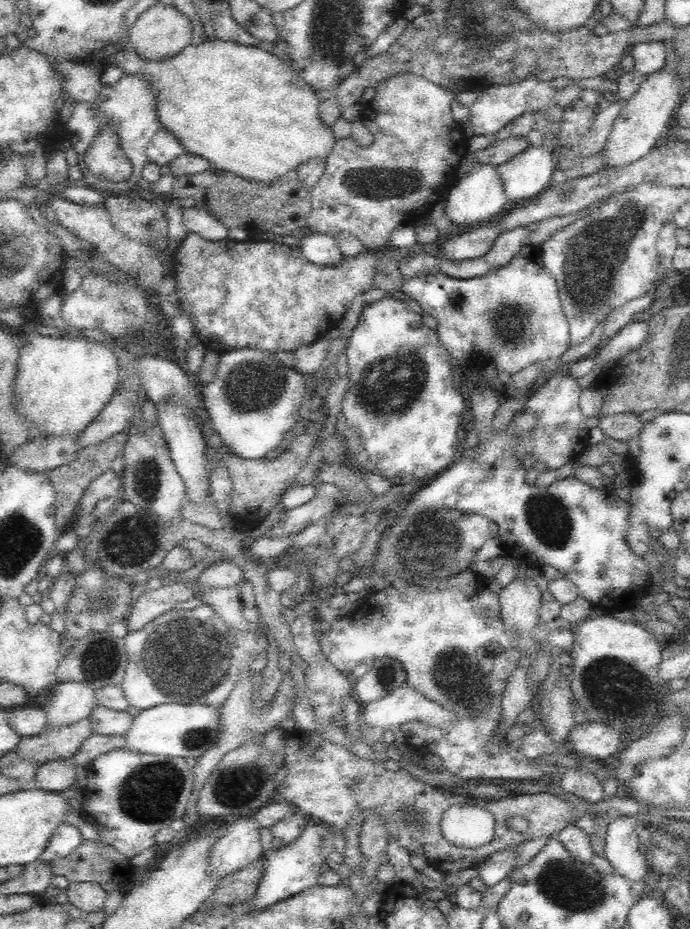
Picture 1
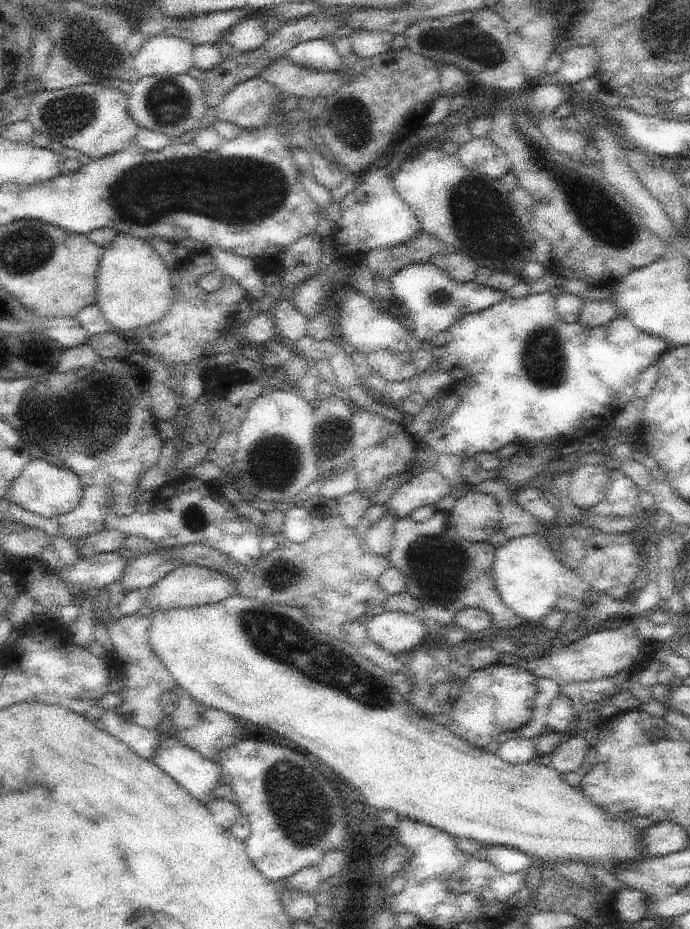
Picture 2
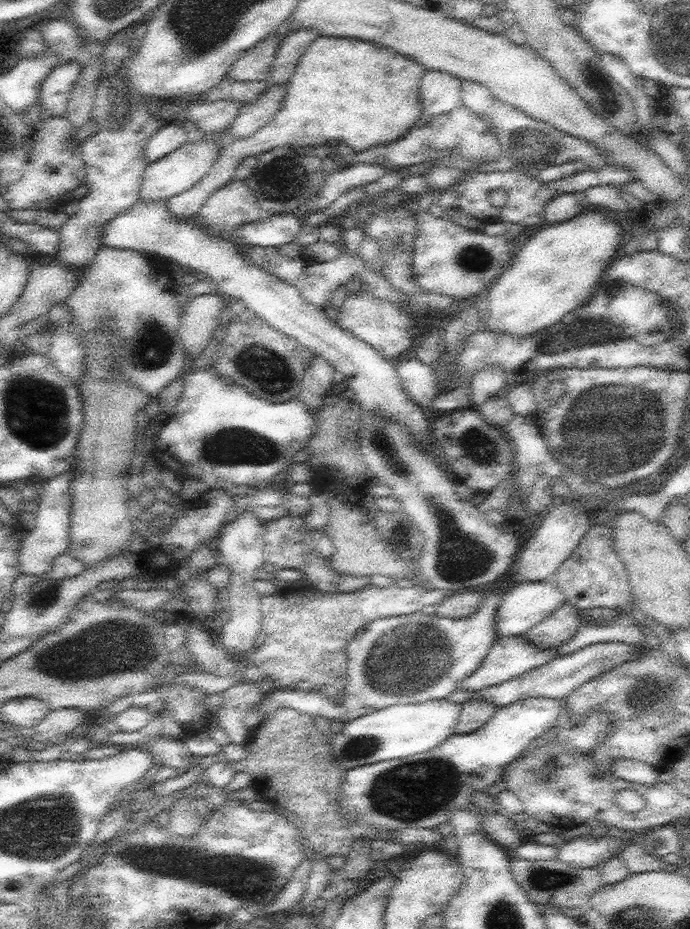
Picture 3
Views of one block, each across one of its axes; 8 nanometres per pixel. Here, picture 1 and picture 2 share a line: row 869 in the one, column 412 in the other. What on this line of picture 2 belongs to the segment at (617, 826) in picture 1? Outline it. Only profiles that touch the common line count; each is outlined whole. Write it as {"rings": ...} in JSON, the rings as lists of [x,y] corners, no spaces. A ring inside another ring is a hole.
{"rings":[[[388,610],[372,617],[366,628],[372,642],[394,656],[421,647],[426,634],[426,626],[420,616]]]}

